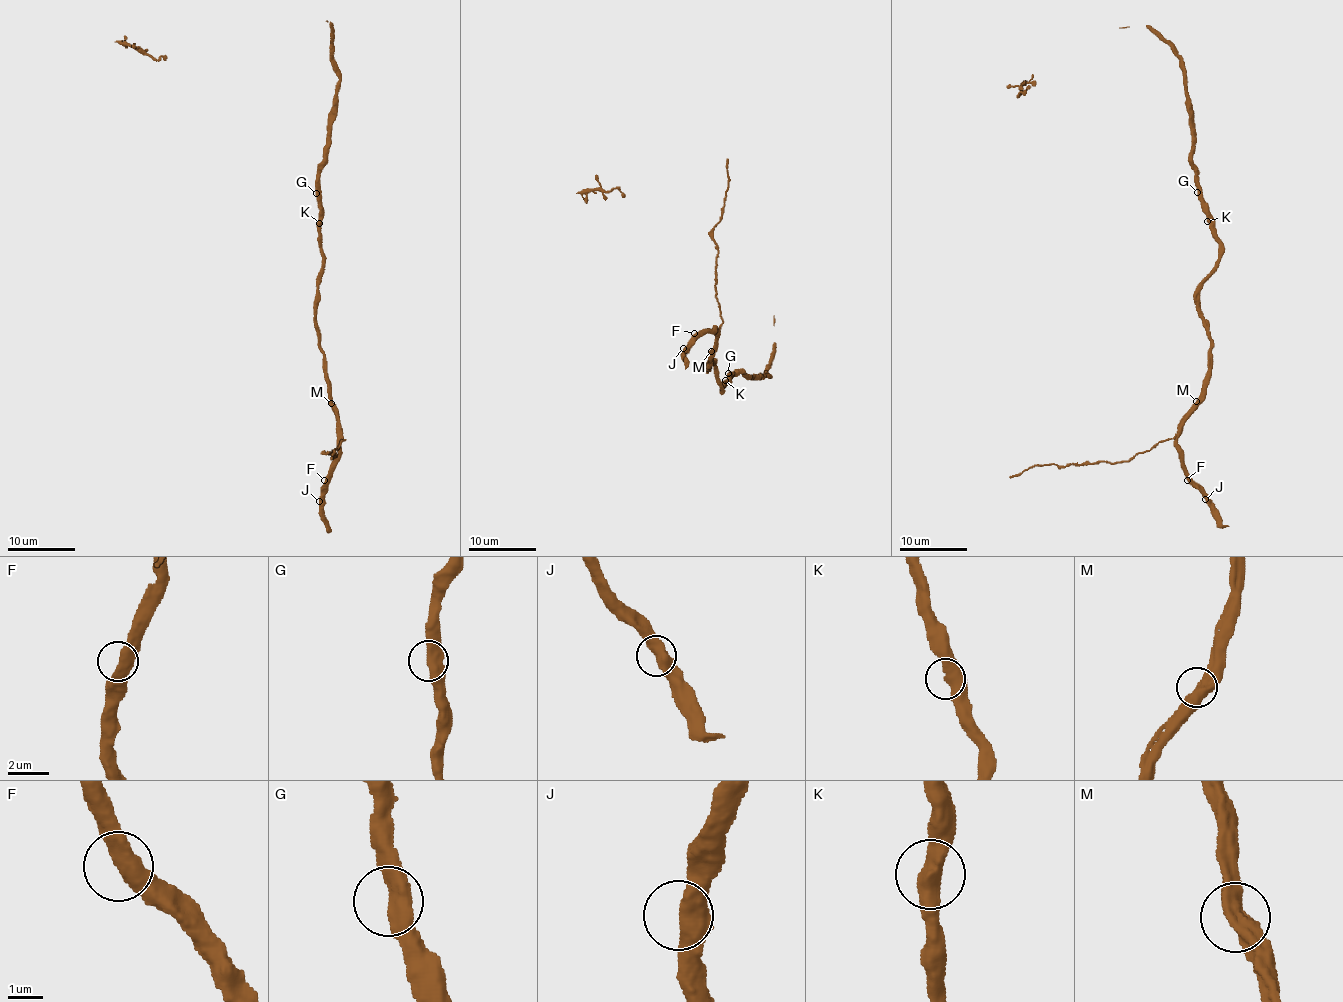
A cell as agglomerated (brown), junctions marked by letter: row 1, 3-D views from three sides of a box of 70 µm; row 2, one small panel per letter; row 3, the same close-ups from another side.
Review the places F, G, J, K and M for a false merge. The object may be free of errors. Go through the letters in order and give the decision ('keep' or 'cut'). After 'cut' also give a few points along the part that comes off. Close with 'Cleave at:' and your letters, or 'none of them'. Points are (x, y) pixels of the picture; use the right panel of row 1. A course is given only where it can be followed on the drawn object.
F: keep
G: keep
J: keep
K: keep
M: keep
Cleave at: none of them

